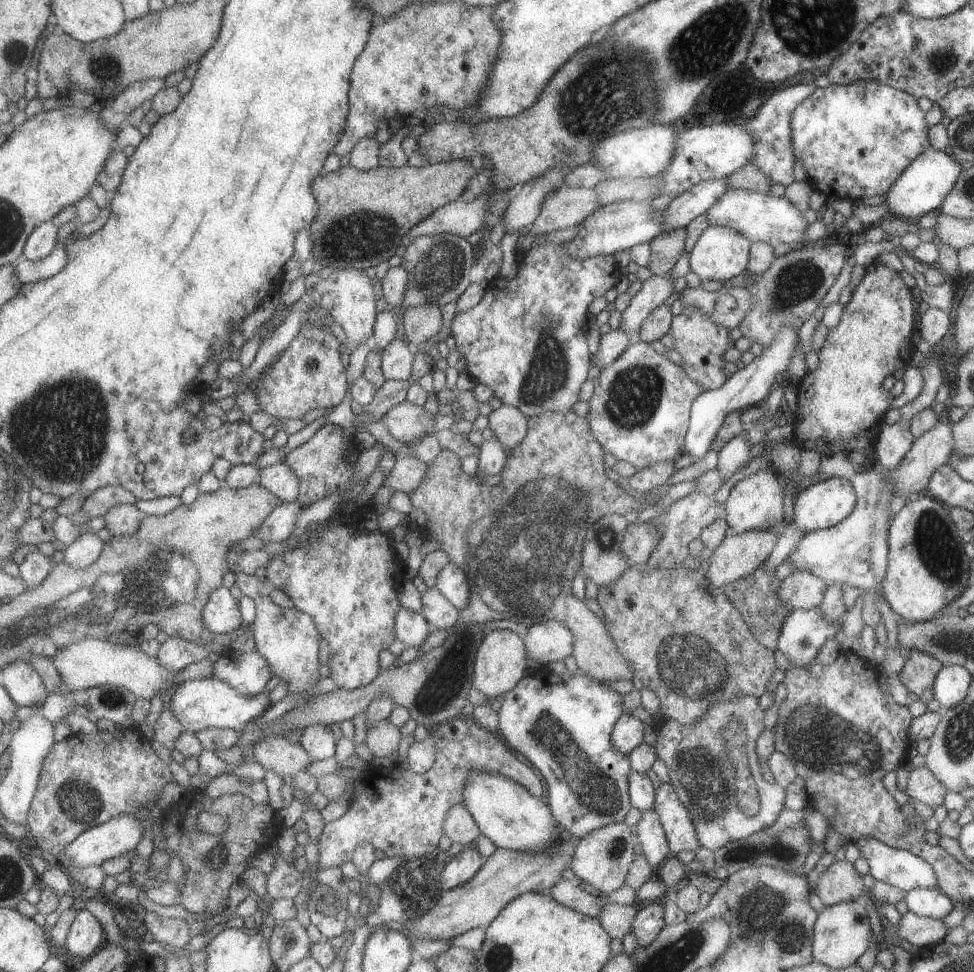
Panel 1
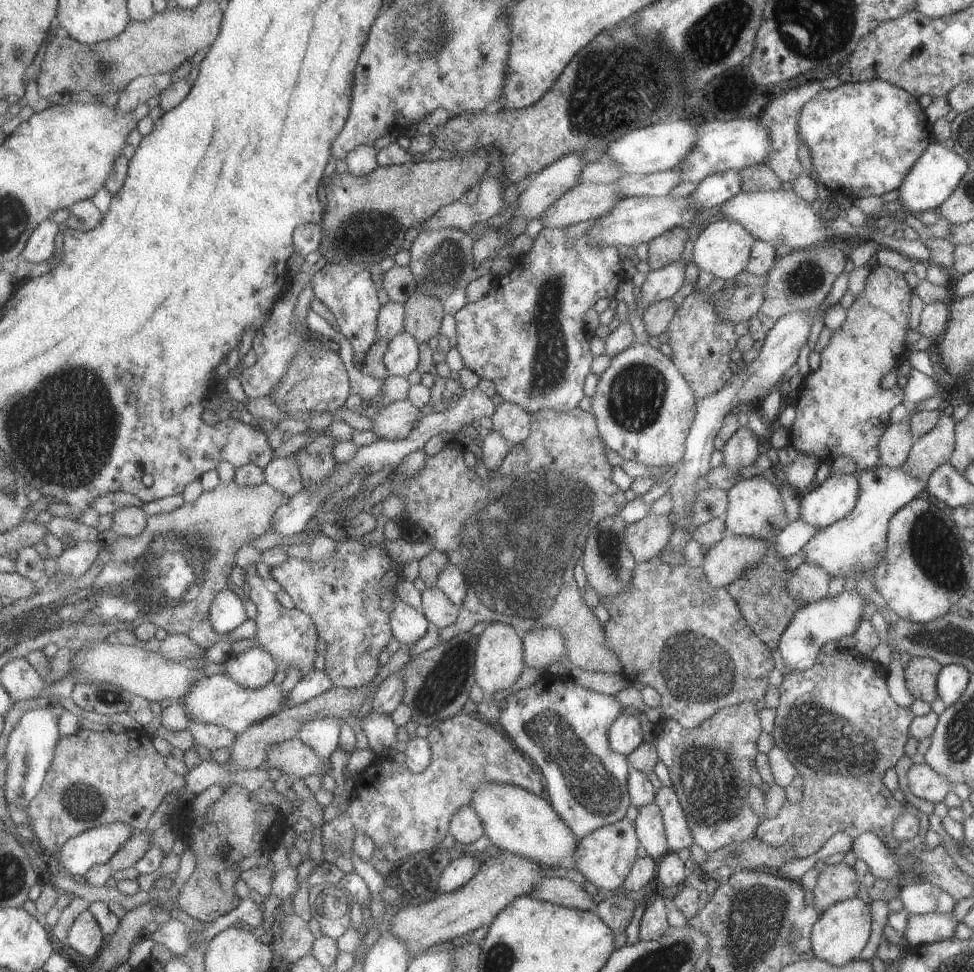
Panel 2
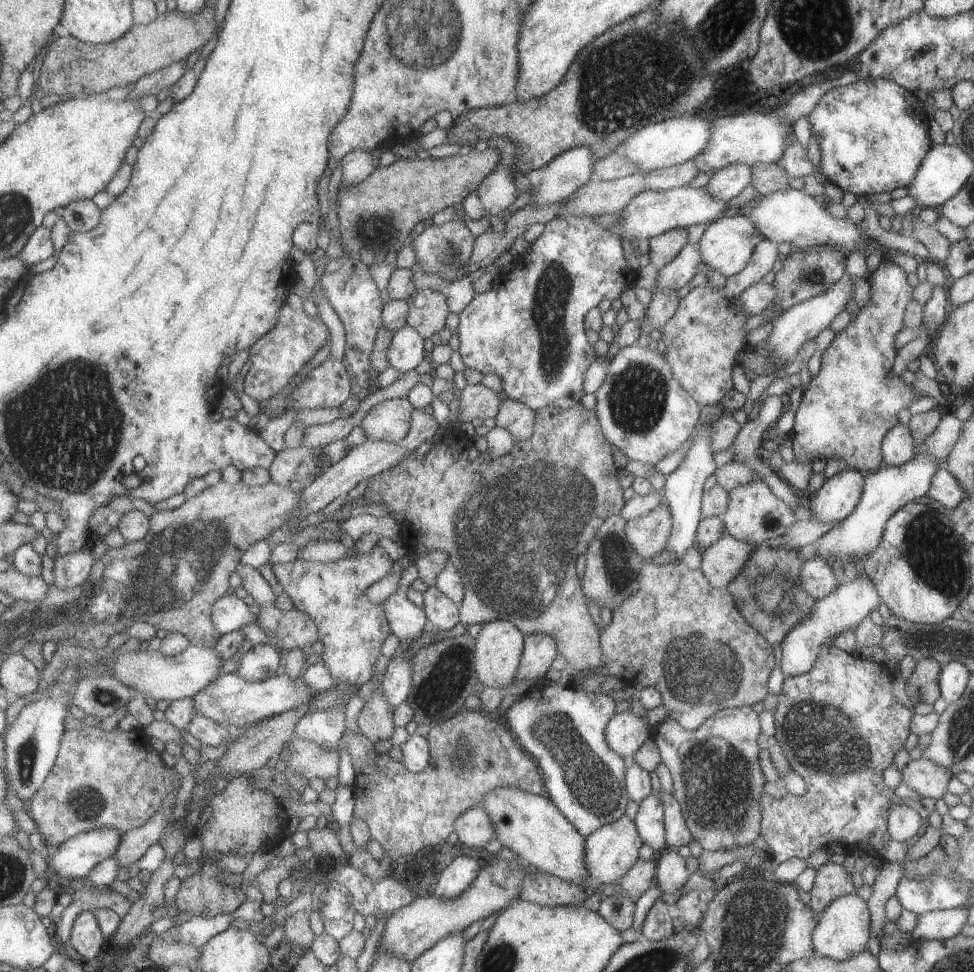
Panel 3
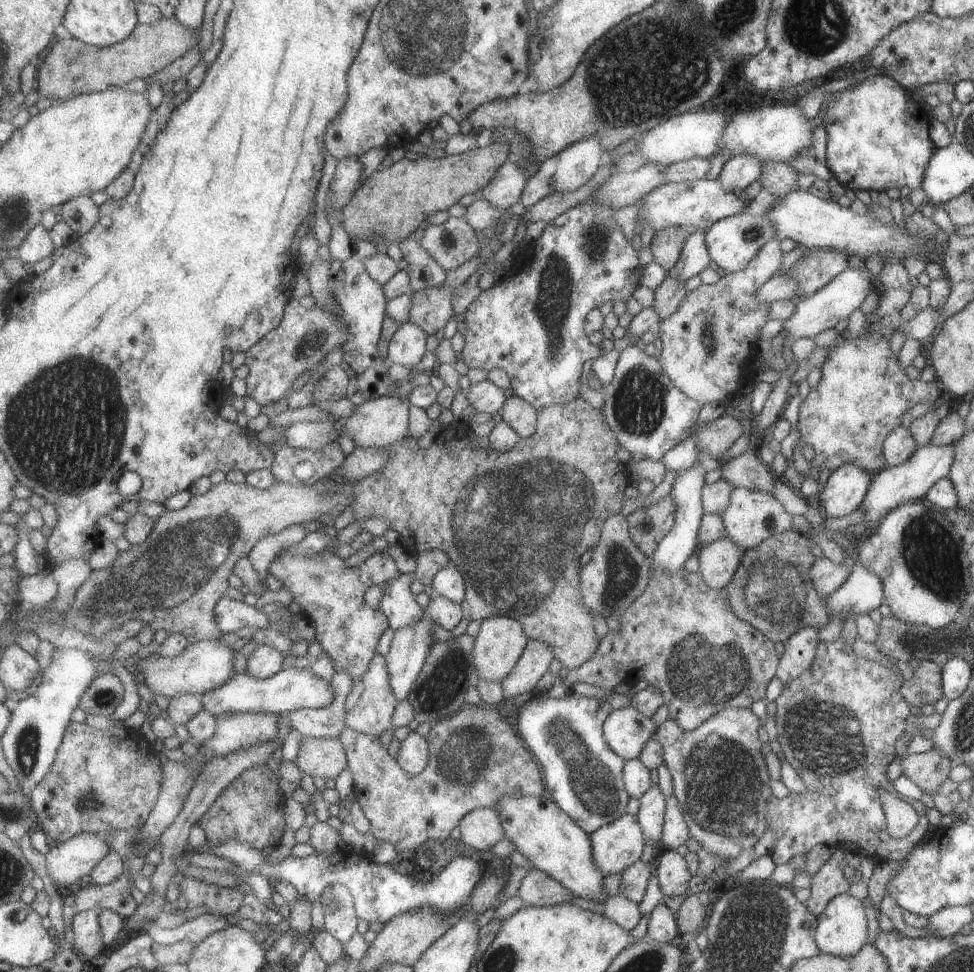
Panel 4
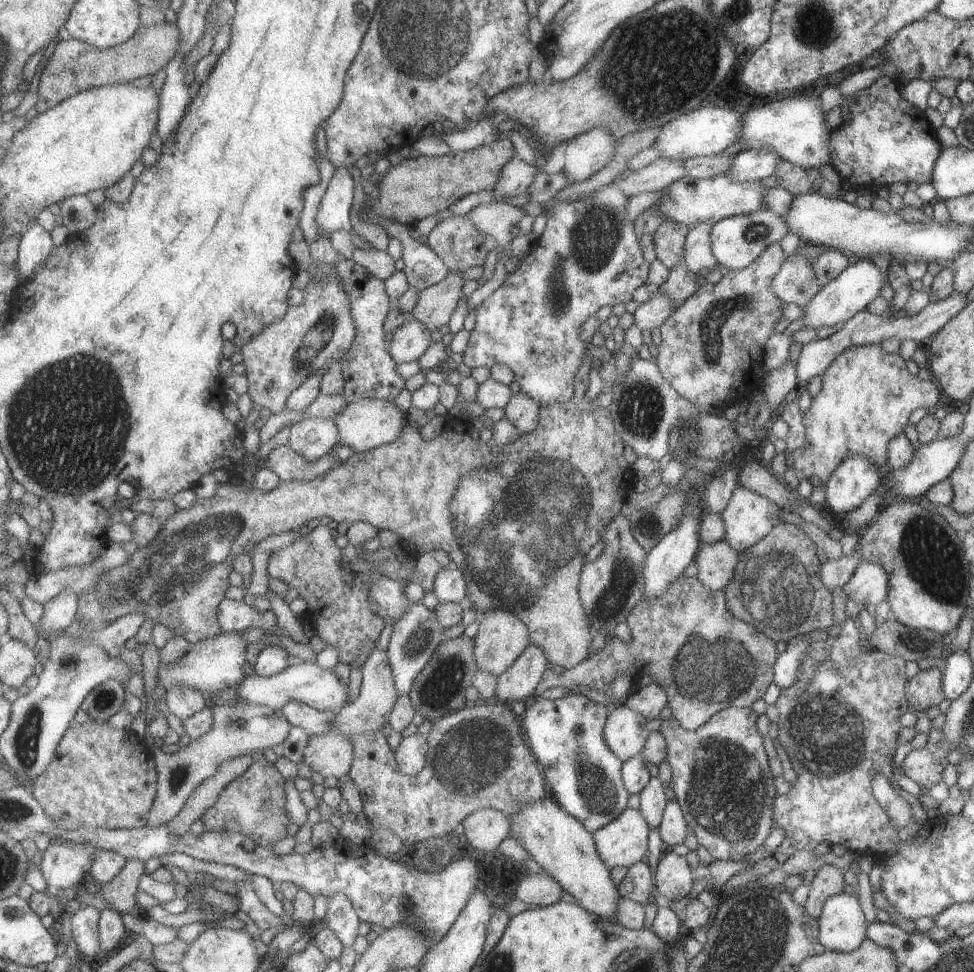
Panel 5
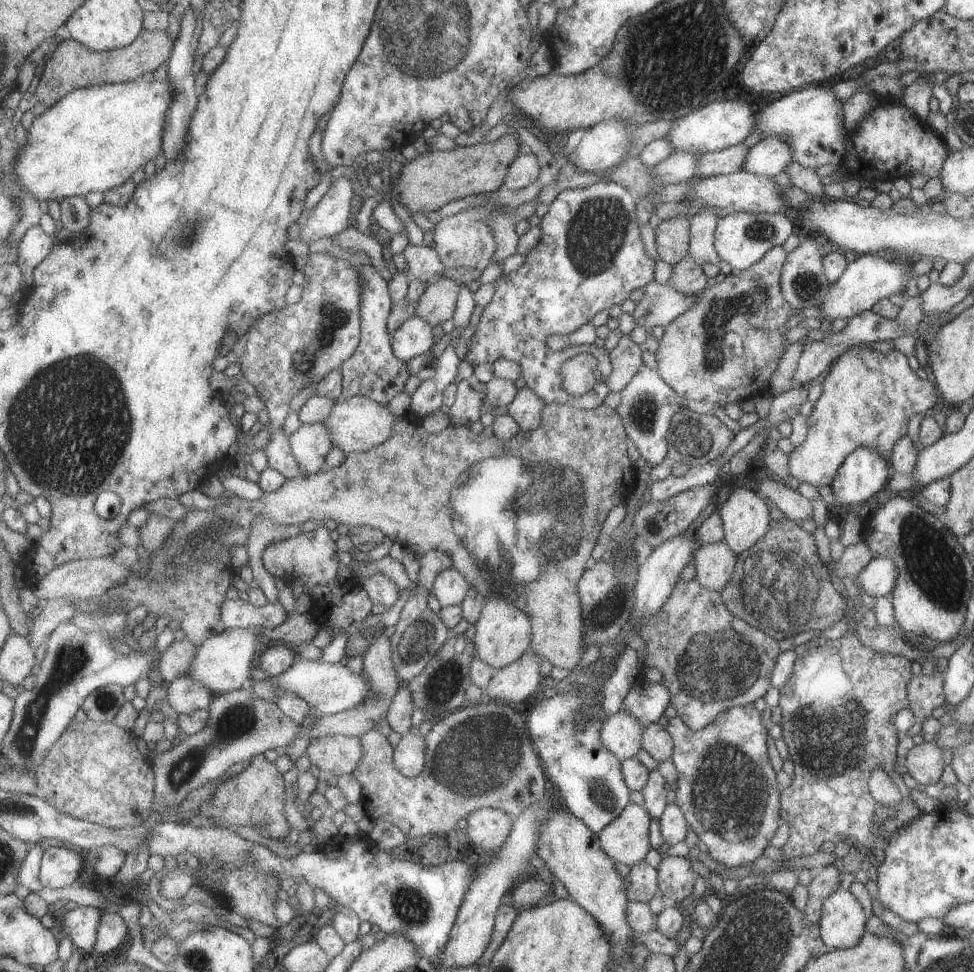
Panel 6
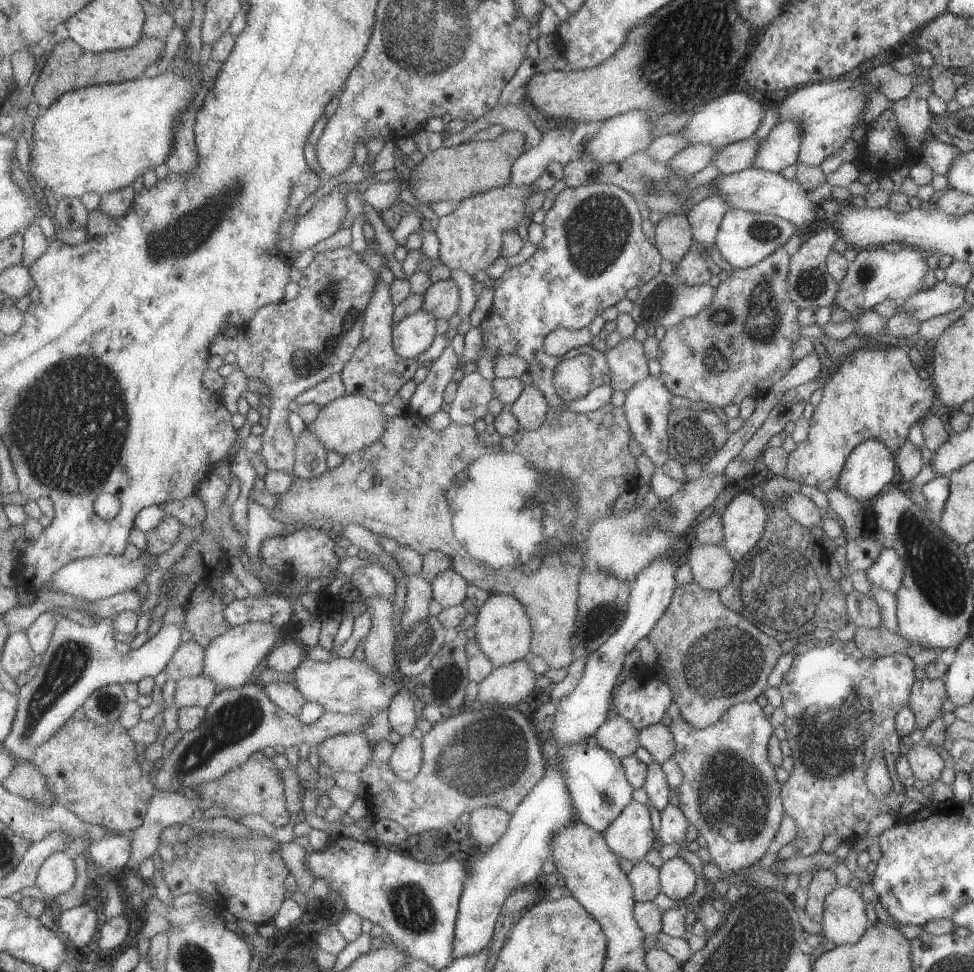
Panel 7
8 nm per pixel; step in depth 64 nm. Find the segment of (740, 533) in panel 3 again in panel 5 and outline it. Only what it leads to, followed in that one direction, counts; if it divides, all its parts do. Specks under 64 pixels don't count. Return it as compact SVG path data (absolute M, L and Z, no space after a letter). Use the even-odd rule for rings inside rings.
M737 484L729 497L727 506L720 512L724 524L724 539L732 549L743 552L762 539L775 525L783 523L777 518L779 510L775 502Z

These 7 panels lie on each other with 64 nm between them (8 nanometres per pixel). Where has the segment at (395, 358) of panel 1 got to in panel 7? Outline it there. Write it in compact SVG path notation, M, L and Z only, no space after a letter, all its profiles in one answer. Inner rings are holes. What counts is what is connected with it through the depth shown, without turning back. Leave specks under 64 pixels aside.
M423 308L404 318L398 325L394 326L395 350L404 359L415 359L423 354L437 338L437 322L431 313Z

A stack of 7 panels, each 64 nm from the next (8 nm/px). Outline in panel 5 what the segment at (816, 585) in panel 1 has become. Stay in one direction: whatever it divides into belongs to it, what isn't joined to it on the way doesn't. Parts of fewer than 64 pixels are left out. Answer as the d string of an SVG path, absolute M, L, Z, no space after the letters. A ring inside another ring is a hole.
M859 548L850 555L842 555L839 559L826 559L818 566L818 577L828 591L841 588L851 576L856 564L862 561Z

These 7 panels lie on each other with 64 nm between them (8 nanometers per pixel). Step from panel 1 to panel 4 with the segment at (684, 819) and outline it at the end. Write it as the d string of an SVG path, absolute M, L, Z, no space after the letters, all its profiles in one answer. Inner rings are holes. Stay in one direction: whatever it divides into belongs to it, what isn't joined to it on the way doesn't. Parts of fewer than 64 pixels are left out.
M673 795L667 797L664 805L661 838L659 838L662 849L676 849L683 845L689 837L689 830L683 821L678 801Z

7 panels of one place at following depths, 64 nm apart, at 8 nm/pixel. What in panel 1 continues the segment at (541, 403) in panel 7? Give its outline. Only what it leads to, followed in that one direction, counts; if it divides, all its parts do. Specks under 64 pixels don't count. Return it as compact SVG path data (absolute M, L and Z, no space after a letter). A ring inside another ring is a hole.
M502 405L488 418L489 427L494 435L509 450L519 447L529 434L529 418L512 405Z

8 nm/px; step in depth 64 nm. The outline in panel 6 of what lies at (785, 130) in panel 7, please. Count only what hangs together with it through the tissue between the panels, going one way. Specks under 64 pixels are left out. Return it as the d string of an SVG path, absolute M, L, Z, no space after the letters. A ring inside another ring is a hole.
M769 137L747 149L740 170L760 177L773 177L783 172L791 160L788 147L777 137Z

